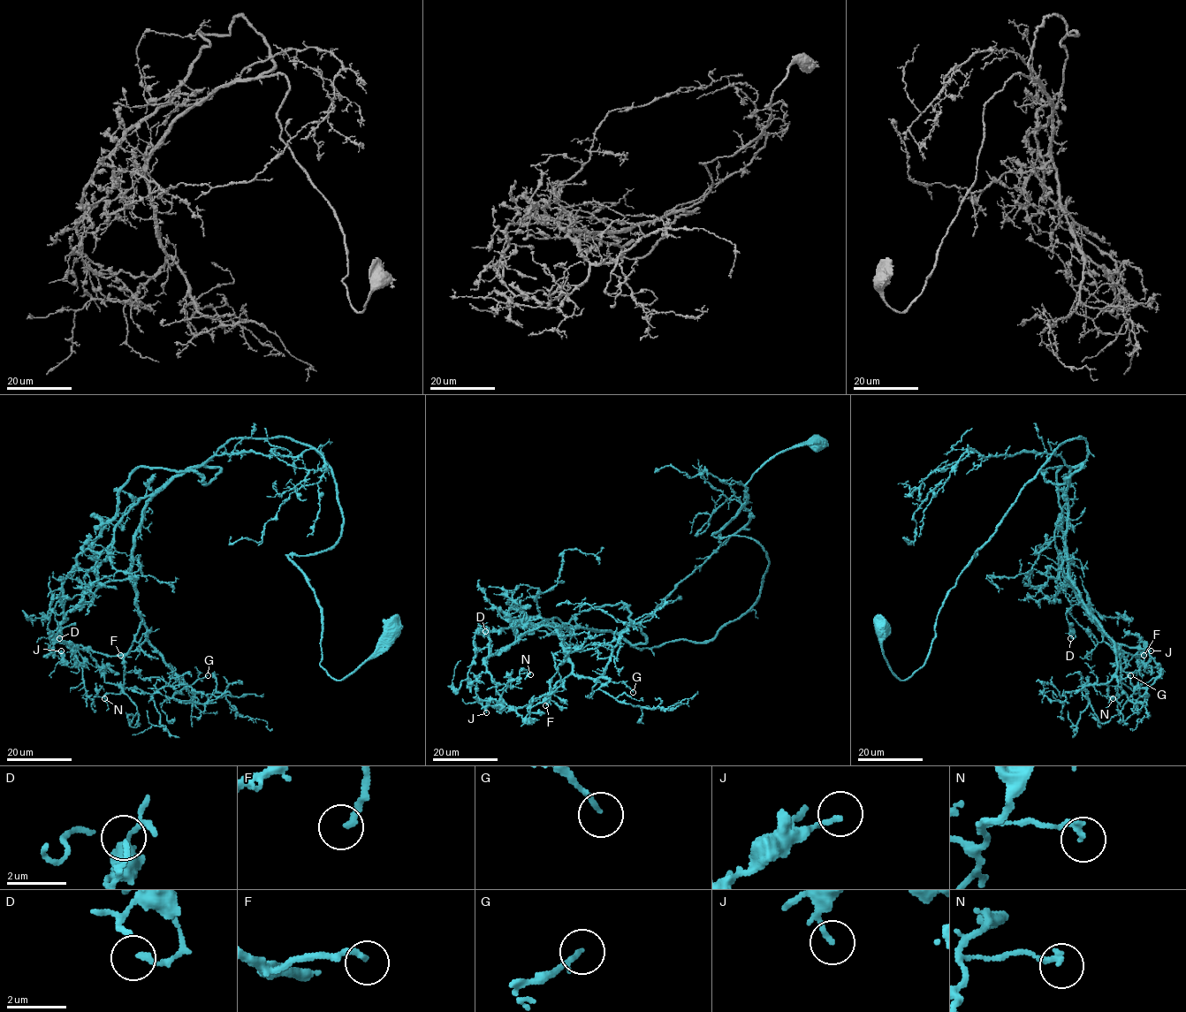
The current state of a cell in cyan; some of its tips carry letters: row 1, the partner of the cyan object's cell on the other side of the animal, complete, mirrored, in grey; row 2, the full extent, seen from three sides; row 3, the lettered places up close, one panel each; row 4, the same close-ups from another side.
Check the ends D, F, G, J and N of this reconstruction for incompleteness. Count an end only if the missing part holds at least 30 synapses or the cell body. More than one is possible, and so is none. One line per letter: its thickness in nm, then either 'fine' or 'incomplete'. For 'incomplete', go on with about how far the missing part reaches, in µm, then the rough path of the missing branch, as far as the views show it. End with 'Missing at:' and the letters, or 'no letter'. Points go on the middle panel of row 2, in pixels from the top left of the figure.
D: calibre 150 nm; fine
F: calibre 200 nm; incomplete; missing 30 µm; course (545, 705), (529, 720), (551, 734), (565, 733), (567, 727)
G: calibre 150 nm; fine
J: calibre 160 nm; fine
N: calibre 200 nm; fine
Missing at: F

